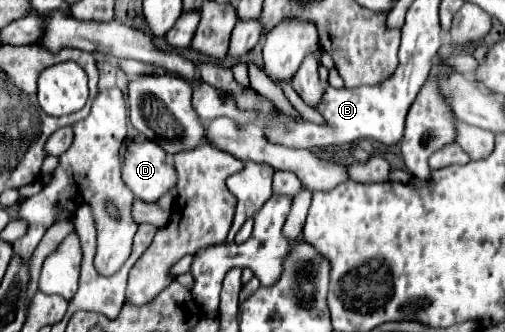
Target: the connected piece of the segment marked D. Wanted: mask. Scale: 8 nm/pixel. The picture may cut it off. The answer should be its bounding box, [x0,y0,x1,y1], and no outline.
[123,142,177,202]

